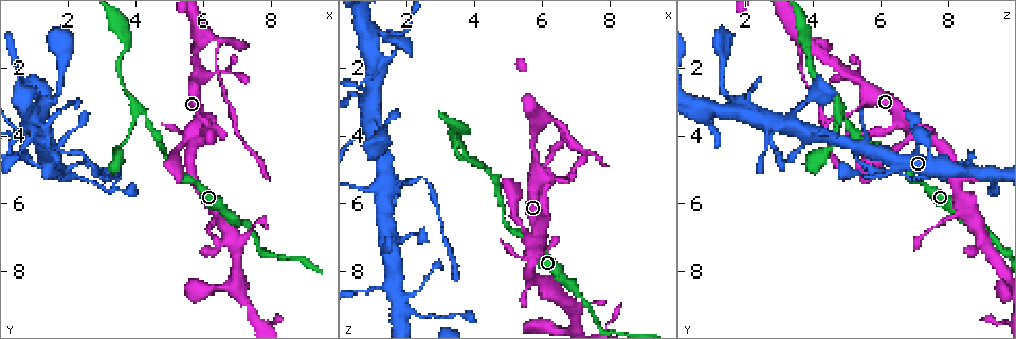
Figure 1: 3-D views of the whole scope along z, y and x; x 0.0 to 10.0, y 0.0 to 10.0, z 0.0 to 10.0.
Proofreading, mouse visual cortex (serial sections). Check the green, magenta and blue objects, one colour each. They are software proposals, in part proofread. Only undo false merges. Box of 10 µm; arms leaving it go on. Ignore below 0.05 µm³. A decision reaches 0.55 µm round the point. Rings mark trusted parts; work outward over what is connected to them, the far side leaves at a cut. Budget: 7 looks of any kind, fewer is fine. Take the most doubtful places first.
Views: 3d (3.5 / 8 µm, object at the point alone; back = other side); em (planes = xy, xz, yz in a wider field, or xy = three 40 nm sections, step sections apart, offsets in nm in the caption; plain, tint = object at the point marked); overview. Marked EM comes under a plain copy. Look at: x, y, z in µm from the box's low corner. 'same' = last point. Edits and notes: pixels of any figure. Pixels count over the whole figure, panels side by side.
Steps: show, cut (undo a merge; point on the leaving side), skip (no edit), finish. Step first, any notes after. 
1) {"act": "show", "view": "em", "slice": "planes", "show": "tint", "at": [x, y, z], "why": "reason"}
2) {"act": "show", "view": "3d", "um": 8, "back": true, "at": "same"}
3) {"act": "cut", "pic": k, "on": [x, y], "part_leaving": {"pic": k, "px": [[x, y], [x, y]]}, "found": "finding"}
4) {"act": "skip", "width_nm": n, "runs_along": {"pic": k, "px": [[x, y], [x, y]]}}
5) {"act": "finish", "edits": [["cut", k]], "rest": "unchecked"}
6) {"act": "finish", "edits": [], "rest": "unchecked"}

{"act": "show", "view": "3d", "um": 3.5, "at": [2.60, 4.60, 5.20], "why": "thick turns thin"}

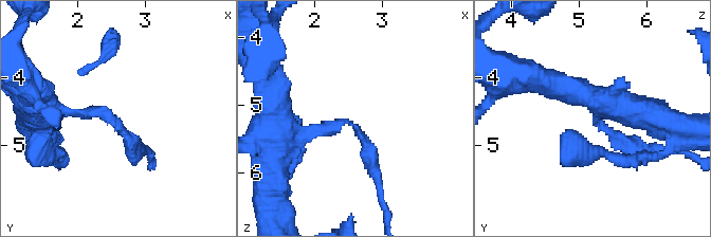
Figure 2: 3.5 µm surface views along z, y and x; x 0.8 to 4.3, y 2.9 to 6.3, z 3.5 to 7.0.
{"act": "show", "view": "em", "slice": "planes", "show": "tint", "at": [2.55, 4.65, 5.25], "why": "need the tissue"}

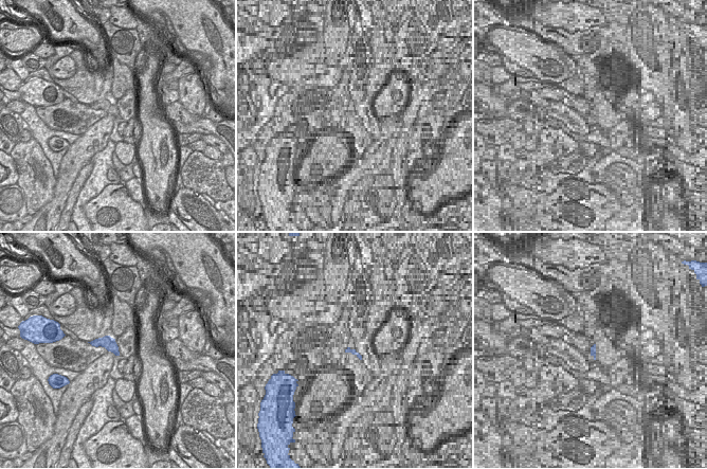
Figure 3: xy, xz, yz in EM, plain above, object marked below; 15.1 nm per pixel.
{"act": "cut", "pic": 2, "on": [650, 147], "arm_widths_nm": [200, 200], "part_leaving": {"pic": 2, "px": [[366, 144], [388, 220]]}, "found": "a second cell is stuck on"}

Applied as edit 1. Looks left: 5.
{"act": "show", "view": "3d", "um": 3.5, "at": [4.15, 3.30, 4.80], "why": "arms part here"}

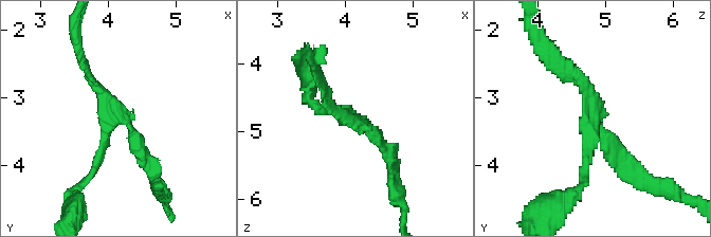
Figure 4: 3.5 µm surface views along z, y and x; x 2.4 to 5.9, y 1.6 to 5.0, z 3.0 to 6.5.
{"act": "show", "view": "em", "slice": "xy", "step": 3, "show": "tint", "at": [4.20, 3.30, 4.90], "arms": 3, "arm_widths_nm": [100, 150, 150]}

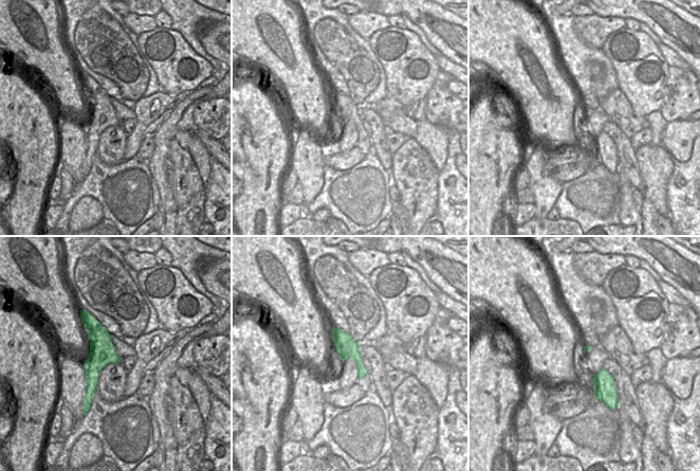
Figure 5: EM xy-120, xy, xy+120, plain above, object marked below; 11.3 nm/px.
{"act": "skip", "runs_along": {"pic": 4, "px": [[153, 169], [131, 127], [86, 69]]}, "found": "one cell here"}

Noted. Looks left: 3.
{"act": "show", "view": "3d", "um": 3.5, "at": [1.40, 5.05, 8.50], "why": "calibre changes"}

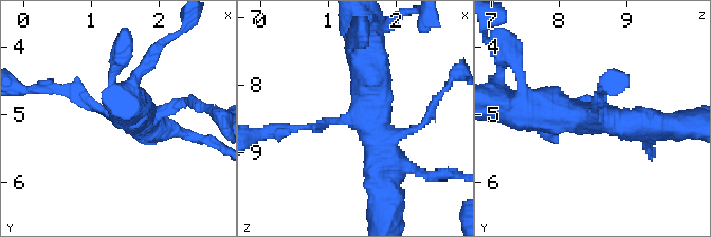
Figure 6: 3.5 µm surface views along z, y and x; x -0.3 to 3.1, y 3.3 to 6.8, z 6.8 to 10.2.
{"act": "show", "view": "em", "slice": "xy", "step": 1, "show": "tint", "at": [1.35, 5.00, 8.50], "arms": 4, "arm_widths_nm": [150, 150, 450, 600], "why": "shape alone is not enough"}

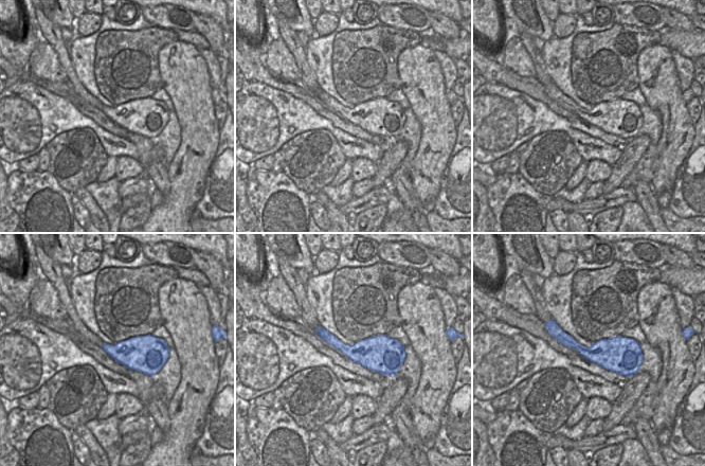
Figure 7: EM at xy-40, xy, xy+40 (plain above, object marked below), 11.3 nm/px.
{"act": "skip", "runs_along": {"pic": 6, "px": [[369, 67], [372, 115], [288, 129]]}, "found": "all the same cell"}

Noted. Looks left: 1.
{"act": "finish", "edits": [["cut", 2]], "rest": "unchecked"}

